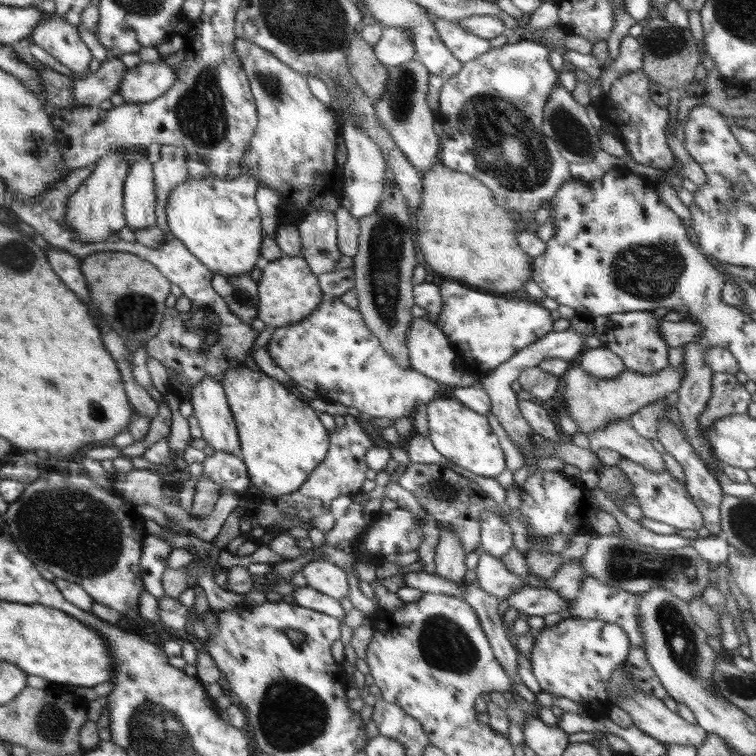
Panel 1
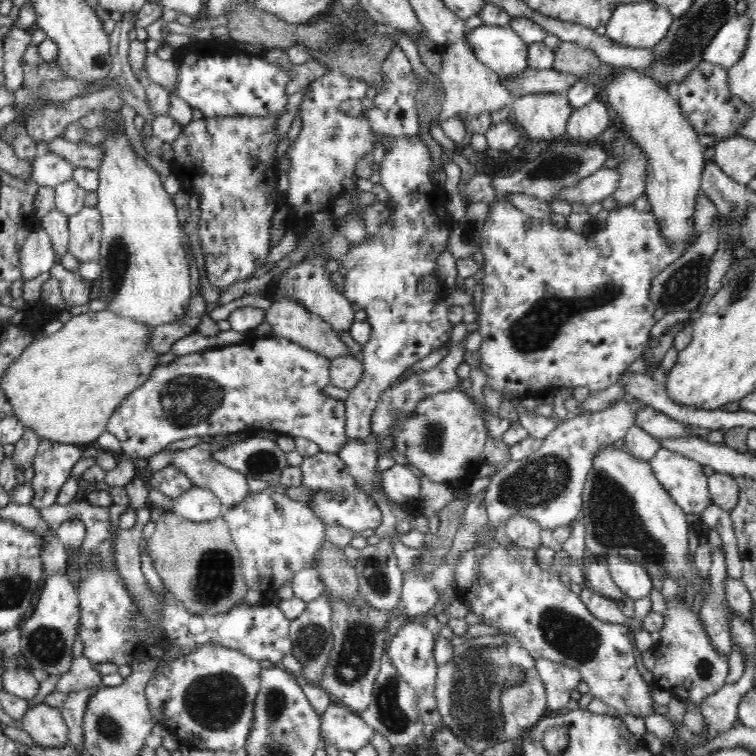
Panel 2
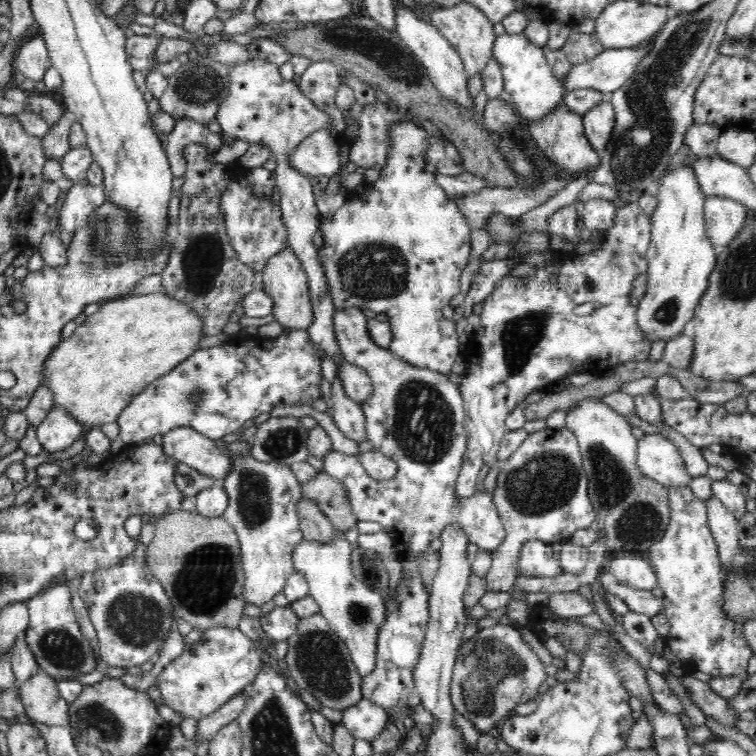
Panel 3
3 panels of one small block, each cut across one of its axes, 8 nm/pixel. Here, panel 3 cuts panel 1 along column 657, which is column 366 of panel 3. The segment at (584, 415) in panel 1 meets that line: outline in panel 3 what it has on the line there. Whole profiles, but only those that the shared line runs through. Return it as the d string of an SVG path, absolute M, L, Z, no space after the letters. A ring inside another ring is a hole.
M342 358L340 368L337 368L337 375L340 375L344 393L352 400L363 403L373 393L373 382L370 375L344 358Z

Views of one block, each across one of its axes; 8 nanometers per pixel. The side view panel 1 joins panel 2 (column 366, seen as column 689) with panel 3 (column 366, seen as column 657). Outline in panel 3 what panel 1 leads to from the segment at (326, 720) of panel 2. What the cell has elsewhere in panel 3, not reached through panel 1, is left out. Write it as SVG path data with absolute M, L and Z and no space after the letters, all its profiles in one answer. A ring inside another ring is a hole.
M362 698L354 706L342 711L341 723L355 739L371 741L387 725L388 713L386 712L387 710L378 703Z

